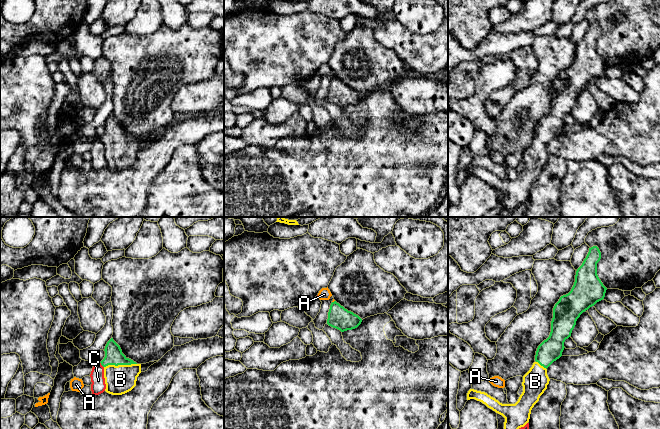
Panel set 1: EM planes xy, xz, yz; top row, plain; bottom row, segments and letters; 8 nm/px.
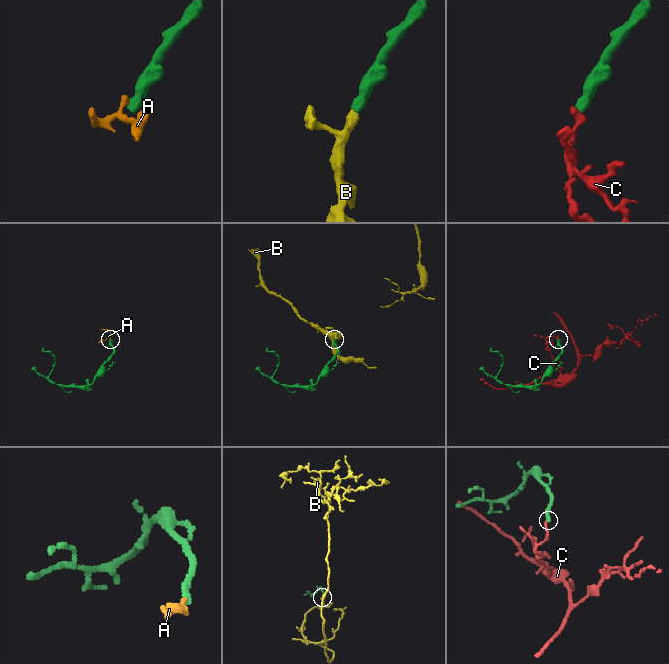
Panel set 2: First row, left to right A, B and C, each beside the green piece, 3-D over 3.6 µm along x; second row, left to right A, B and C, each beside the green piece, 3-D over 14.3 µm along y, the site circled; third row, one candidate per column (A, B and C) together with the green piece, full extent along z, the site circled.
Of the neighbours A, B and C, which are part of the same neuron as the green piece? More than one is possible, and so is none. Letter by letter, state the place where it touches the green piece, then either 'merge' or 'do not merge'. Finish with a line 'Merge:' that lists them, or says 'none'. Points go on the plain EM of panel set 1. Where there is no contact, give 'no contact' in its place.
A: xz (334, 77) | do not merge
B: xy (120, 140) | merge
C: xy (101, 140) | do not merge
Merge: B

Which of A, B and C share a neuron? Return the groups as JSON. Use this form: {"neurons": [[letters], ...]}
{"neurons": [["A"], ["B"], ["C"]]}

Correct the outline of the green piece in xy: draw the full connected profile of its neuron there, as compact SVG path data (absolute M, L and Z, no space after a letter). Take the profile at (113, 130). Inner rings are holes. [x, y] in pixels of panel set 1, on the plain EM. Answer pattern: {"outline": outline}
{"outline": "M113 114L107 118L104 127L105 133L100 139L104 143L105 167L112 171L131 167L141 149L141 140L127 134Z"}

